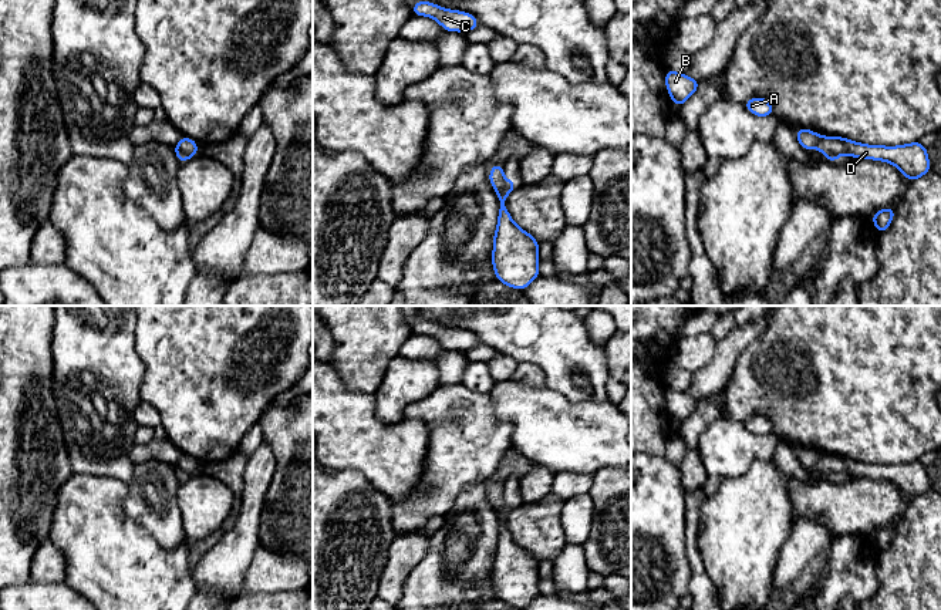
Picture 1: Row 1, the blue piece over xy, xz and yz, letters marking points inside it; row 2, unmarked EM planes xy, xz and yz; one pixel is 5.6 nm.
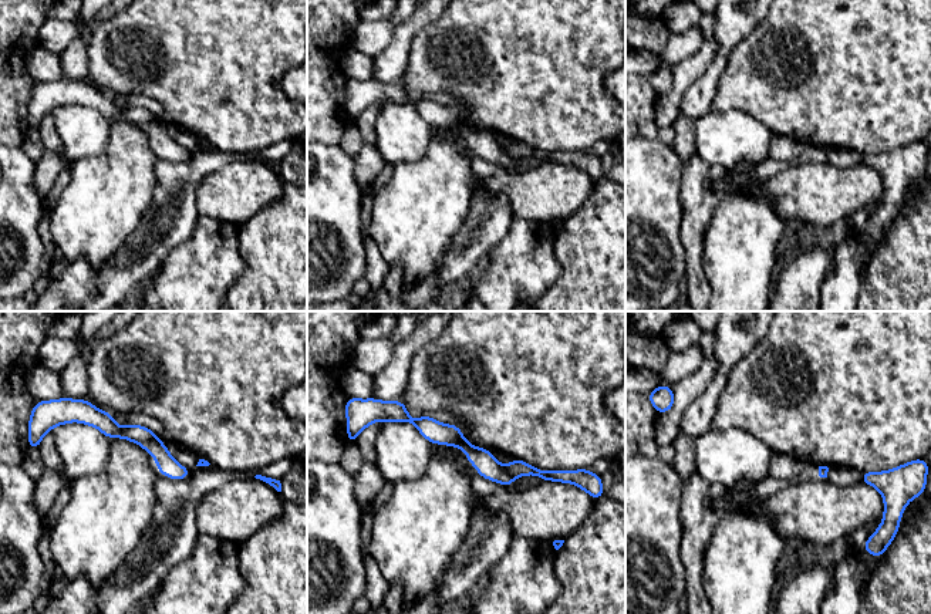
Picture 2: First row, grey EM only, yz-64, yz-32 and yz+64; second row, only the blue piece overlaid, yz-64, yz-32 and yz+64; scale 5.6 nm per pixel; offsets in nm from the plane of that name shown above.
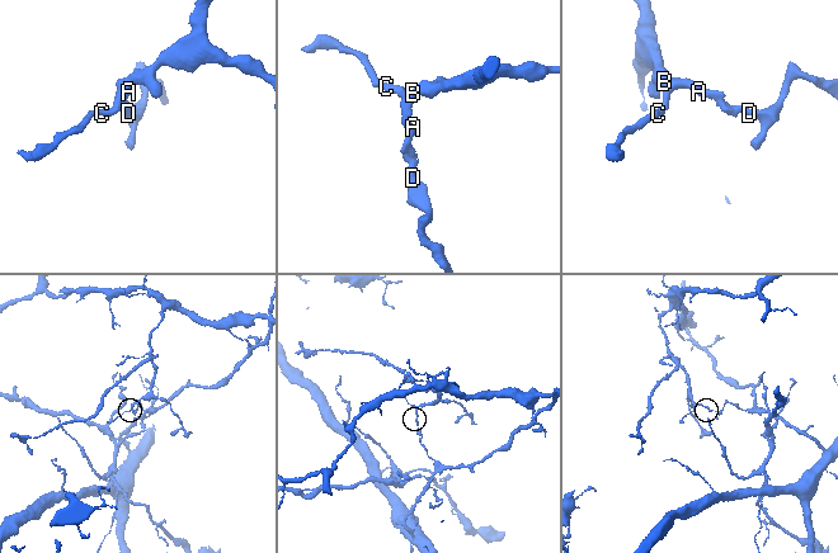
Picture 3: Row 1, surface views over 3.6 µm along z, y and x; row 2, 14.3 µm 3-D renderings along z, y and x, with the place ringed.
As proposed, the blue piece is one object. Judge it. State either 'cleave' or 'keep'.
cleave

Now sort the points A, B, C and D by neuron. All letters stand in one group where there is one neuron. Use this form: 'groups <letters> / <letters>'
groups A B C / D

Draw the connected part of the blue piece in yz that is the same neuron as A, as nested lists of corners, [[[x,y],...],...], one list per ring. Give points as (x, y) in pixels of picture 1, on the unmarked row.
[[[755,415],[745,419],[743,424],[756,435],[773,435],[773,425],[766,417]]]

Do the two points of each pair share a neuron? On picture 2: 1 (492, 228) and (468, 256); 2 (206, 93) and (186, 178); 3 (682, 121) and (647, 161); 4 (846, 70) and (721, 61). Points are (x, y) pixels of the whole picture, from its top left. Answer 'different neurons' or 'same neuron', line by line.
1: same neuron
2: different neurons
3: different neurons
4: different neurons

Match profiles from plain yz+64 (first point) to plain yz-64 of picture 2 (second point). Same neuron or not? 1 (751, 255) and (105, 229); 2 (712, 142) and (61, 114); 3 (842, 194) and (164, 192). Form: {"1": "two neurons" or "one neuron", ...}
{"1": "one neuron", "2": "one neuron", "3": "two neurons"}

